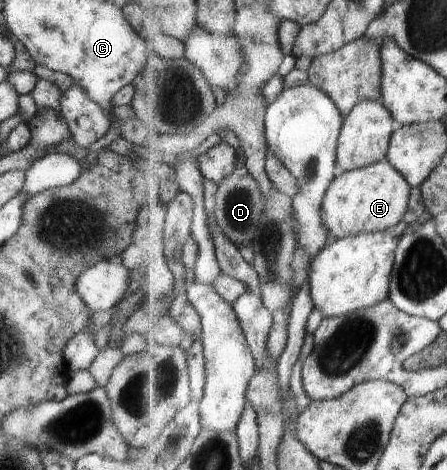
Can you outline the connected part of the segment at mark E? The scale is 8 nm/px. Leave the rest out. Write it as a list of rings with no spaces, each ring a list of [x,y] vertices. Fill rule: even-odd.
[[[388,159],[369,167],[340,172],[323,203],[324,225],[330,231],[327,244],[360,233],[393,229],[408,212],[412,187]]]

